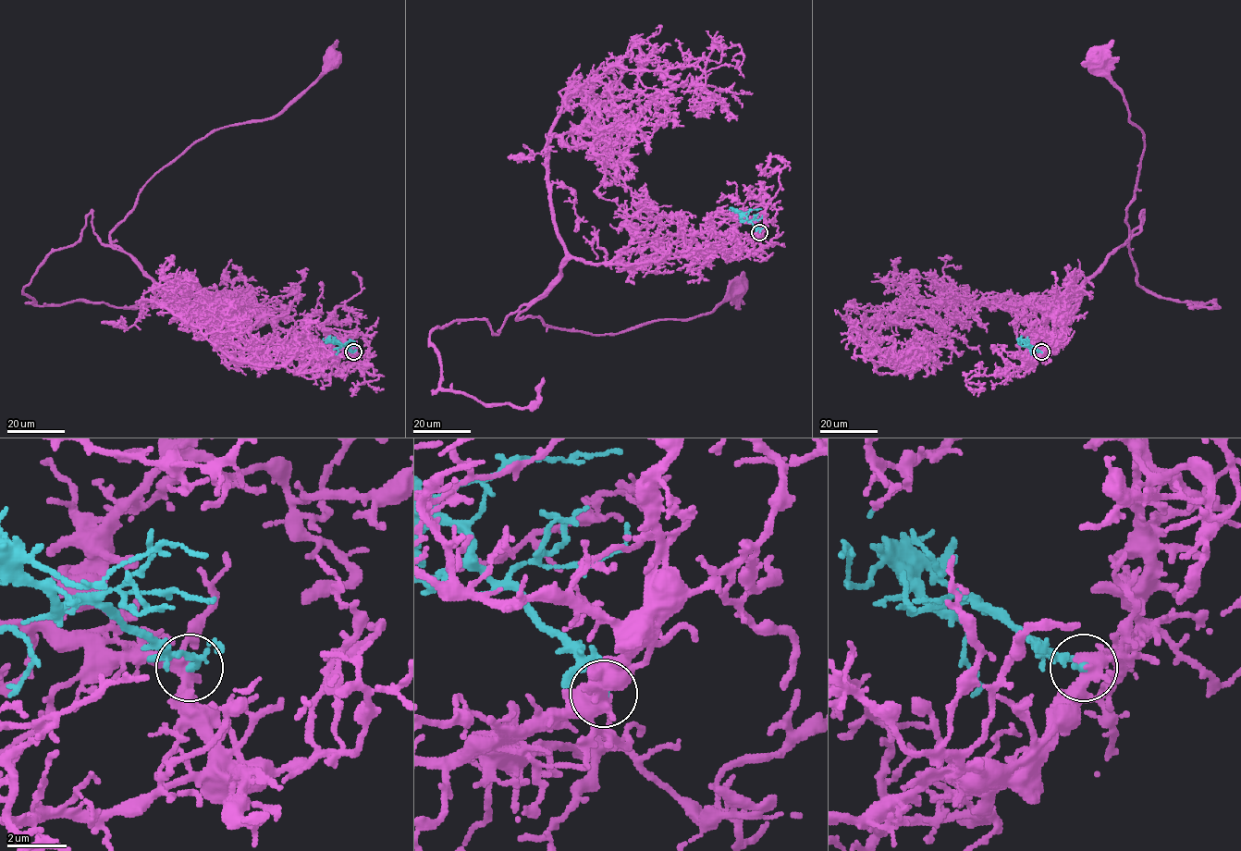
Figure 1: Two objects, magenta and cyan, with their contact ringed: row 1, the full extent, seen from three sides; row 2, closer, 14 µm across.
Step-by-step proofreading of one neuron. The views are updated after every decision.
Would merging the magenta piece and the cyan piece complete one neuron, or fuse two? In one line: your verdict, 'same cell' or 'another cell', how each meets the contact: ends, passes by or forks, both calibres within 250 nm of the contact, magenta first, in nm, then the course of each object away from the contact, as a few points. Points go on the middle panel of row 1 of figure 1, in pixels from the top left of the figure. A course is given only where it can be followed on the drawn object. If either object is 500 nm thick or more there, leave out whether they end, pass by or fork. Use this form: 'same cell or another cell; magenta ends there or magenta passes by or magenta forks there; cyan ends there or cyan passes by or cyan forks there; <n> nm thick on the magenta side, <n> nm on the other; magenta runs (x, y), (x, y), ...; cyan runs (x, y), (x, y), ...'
same cell; magenta forks there; cyan ends there; 420 nm thick on the magenta side, 200 nm on the other; magenta runs (759, 231), (628, 265), (571, 258), (516, 319), (615, 334), (711, 313), (737, 286); cyan runs (759, 231), (743, 214), (761, 209)

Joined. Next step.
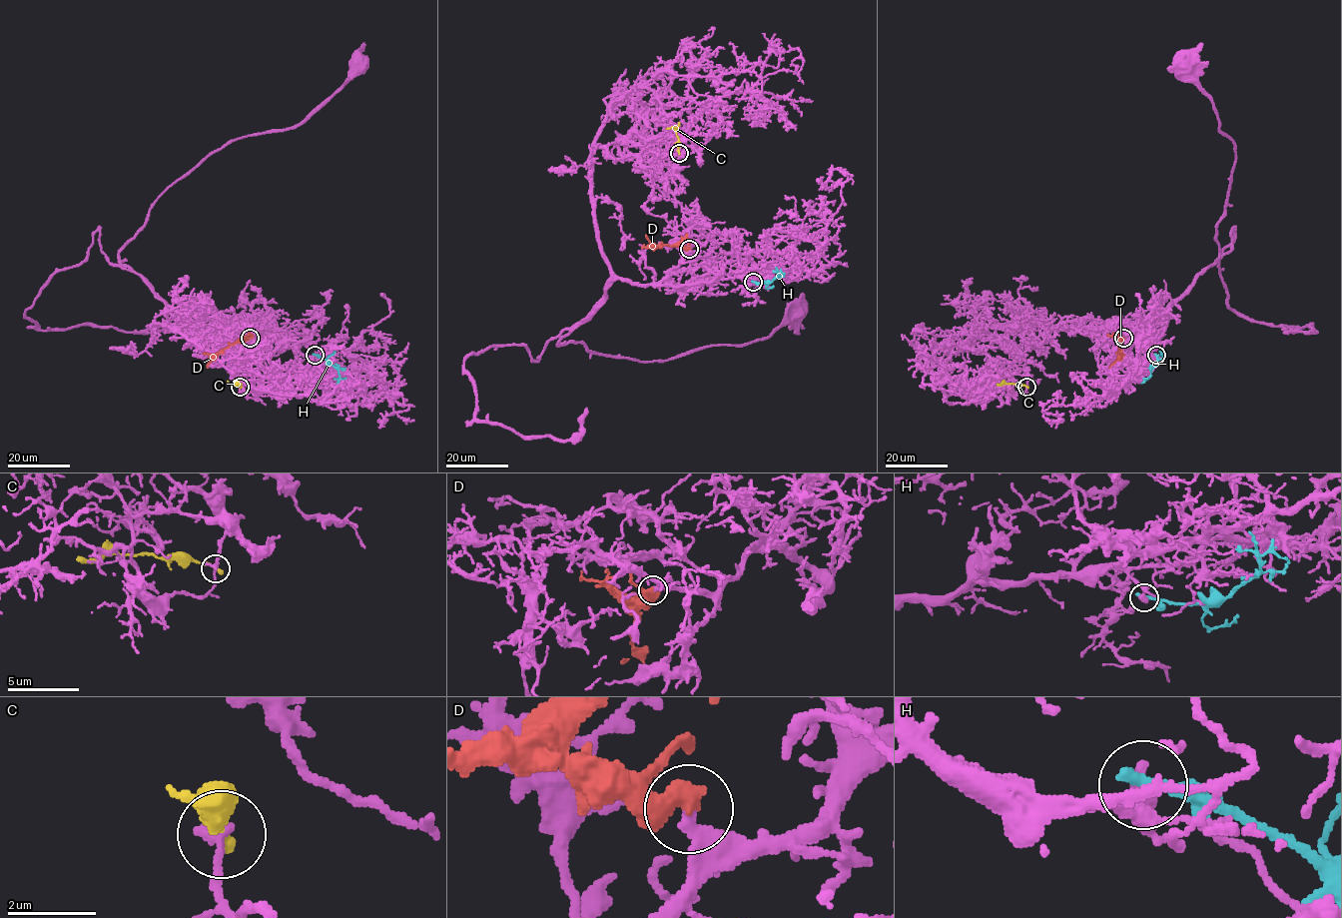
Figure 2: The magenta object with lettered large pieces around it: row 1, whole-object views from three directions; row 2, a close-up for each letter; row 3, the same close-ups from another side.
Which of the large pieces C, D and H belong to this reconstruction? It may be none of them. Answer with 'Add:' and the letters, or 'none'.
Add: D

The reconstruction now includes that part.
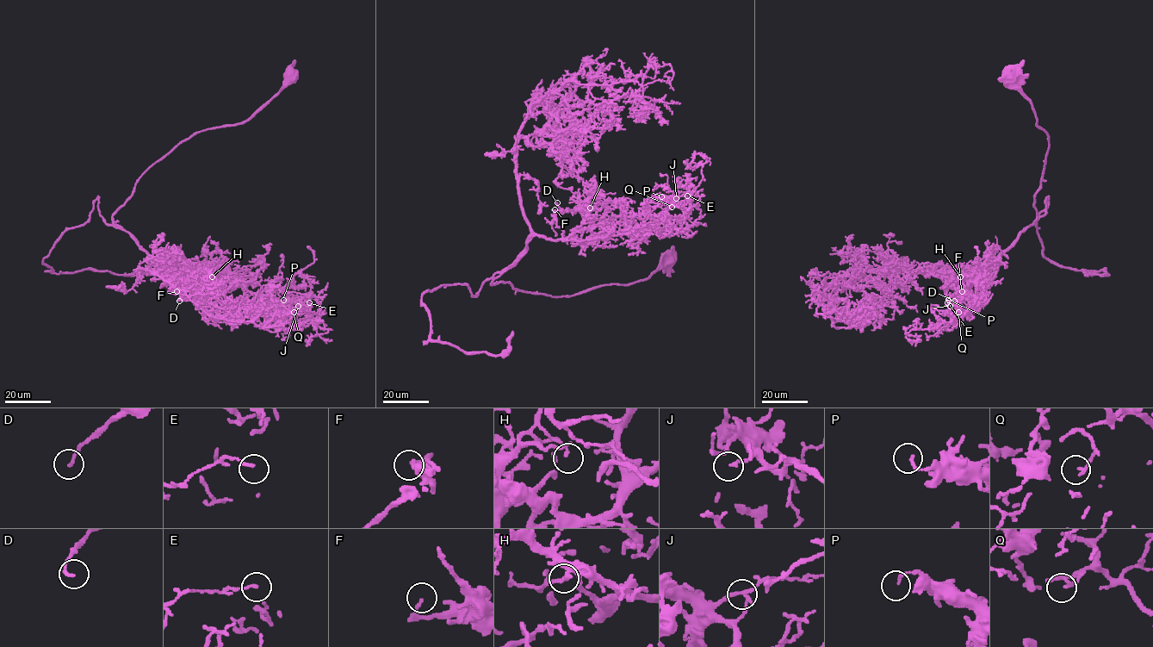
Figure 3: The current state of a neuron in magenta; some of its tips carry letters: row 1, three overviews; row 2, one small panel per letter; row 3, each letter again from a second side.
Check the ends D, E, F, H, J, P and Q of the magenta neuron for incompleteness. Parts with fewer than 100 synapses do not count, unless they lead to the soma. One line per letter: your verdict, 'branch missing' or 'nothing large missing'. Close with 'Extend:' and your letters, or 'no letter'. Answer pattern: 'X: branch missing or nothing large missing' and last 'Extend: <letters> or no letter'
D: nothing large missing
E: nothing large missing
F: nothing large missing
H: nothing large missing
J: nothing large missing
P: nothing large missing
Q: nothing large missing
Extend: no letter

